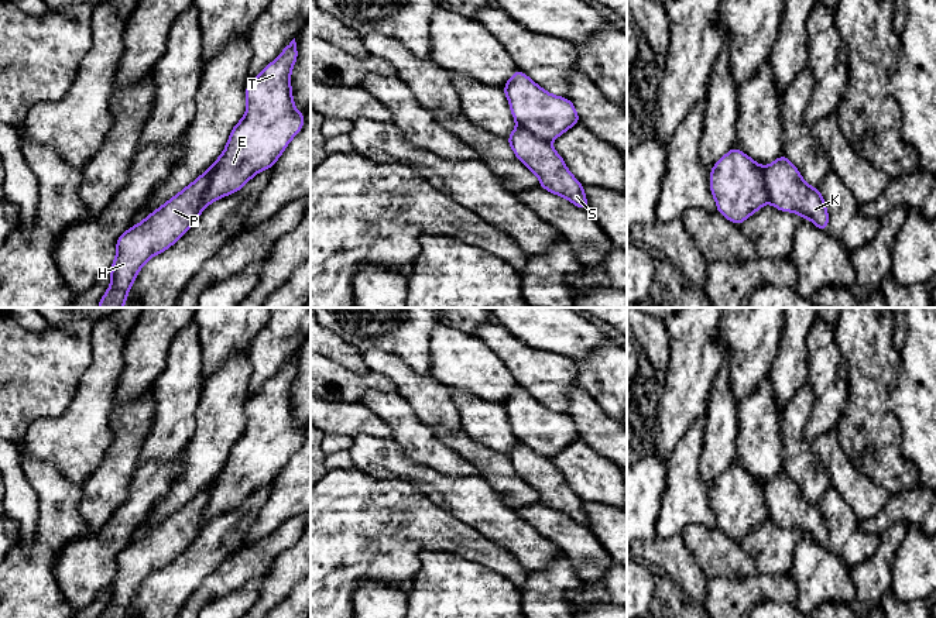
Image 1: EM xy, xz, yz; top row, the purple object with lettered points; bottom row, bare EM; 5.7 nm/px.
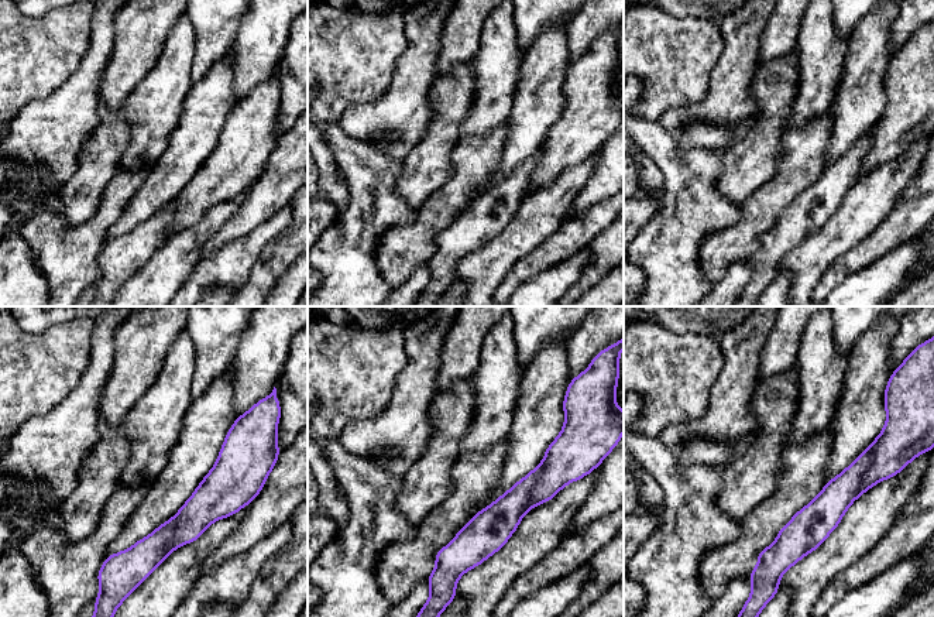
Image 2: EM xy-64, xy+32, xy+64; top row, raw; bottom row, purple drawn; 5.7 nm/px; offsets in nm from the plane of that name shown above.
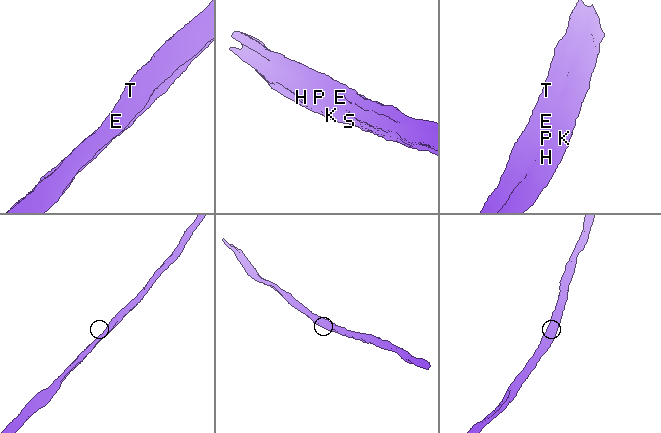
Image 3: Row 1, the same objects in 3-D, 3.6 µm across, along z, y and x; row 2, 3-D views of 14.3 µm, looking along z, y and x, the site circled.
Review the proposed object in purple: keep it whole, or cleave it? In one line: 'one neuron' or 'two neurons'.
two neurons

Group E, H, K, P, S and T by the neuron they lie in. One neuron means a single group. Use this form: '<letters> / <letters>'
E T / H K P S

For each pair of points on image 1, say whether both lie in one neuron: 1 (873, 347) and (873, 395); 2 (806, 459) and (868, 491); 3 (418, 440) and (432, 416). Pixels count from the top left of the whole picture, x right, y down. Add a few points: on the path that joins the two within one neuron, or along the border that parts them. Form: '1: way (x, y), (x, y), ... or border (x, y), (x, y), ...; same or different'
1: way (873, 359), (873, 384); same
2: border (811, 443), (811, 449), (823, 466), (830, 484); different
3: border (405, 401), (412, 414), (431, 428); different

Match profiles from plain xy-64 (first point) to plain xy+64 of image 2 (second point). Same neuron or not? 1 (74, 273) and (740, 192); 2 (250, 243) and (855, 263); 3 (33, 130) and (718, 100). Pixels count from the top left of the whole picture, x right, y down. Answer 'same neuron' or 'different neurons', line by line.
1: different neurons
2: same neuron
3: same neuron

